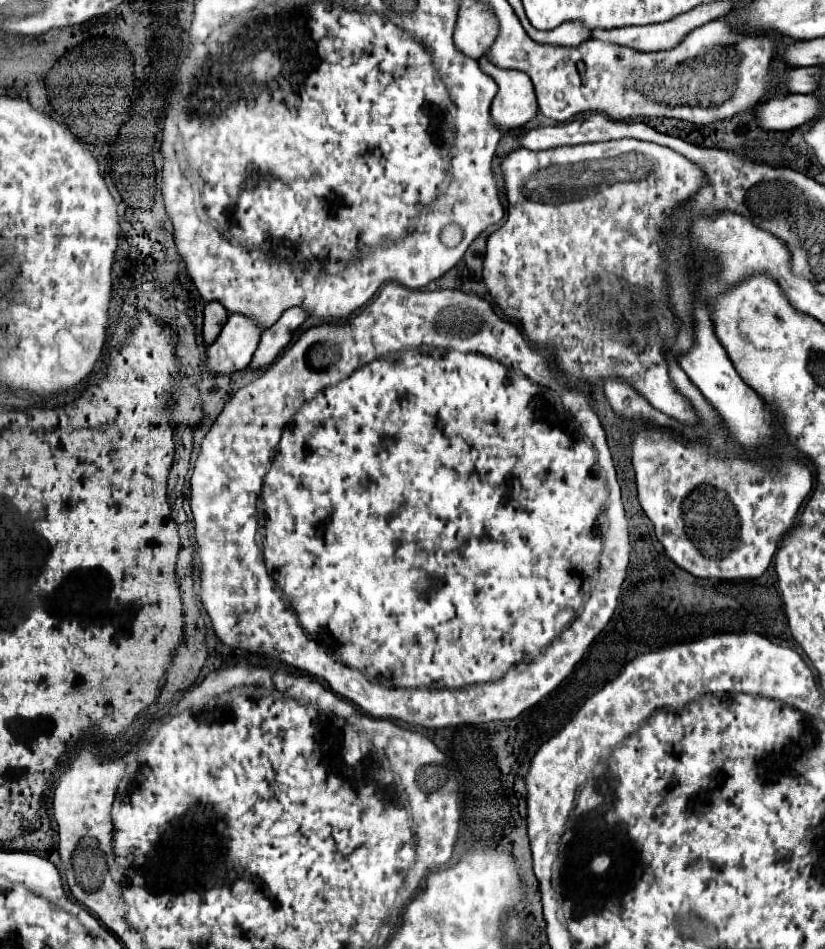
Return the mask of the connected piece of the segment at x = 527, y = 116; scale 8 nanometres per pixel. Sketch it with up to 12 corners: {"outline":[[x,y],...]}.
{"outline":[[487,56],[479,66],[499,86],[493,122],[519,128],[537,114],[531,78]]}

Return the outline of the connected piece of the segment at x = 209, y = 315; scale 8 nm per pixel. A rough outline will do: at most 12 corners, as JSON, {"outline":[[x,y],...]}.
{"outline":[[219,302],[205,306],[203,342],[217,340],[229,316]]}

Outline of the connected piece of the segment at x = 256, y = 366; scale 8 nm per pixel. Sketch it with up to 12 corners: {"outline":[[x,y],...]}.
{"outline":[[289,308],[261,334],[251,370],[267,368],[305,322],[301,308]]}

